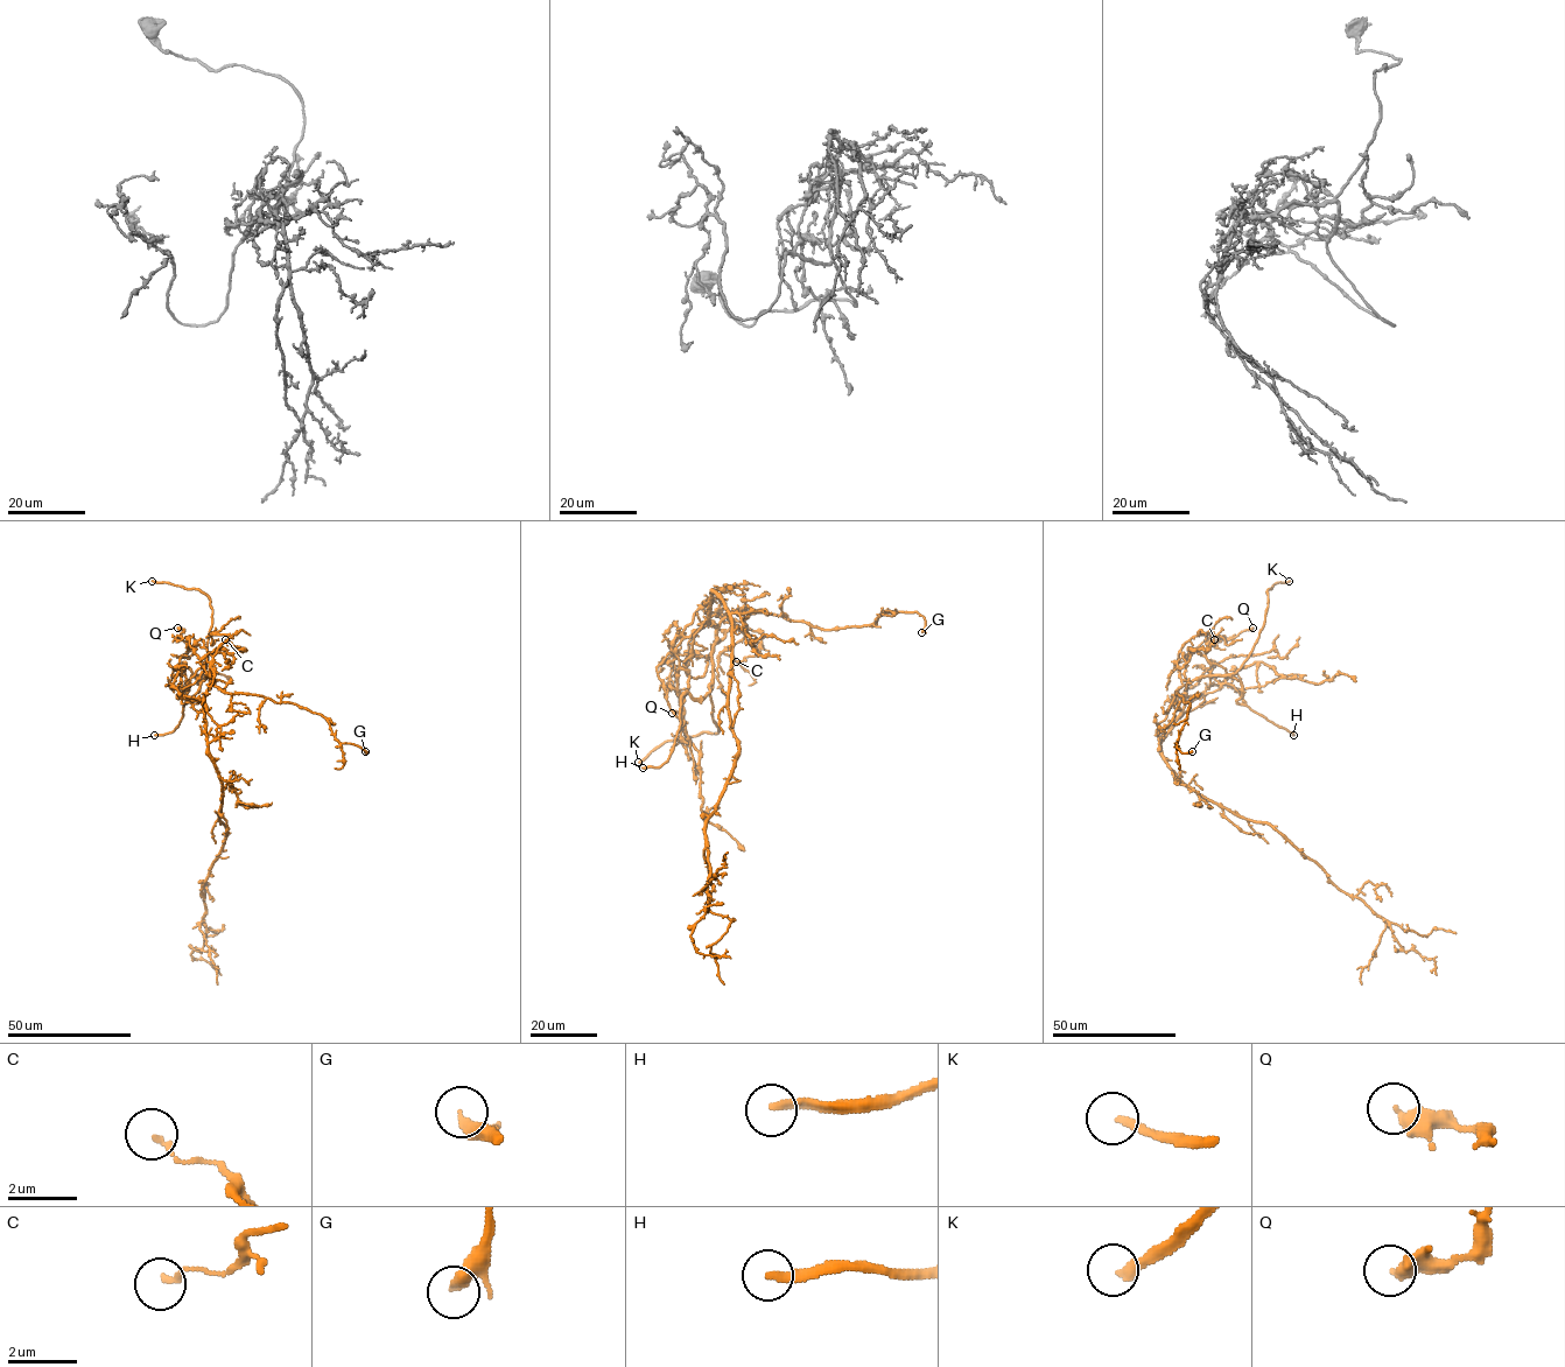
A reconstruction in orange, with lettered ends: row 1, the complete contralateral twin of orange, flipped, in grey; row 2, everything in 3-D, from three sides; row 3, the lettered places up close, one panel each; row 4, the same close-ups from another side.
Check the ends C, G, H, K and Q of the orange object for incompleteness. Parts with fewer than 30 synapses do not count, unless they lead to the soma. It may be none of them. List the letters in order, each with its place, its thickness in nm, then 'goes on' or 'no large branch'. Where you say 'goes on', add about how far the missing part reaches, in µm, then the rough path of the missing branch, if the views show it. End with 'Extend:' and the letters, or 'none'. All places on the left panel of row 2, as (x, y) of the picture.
C: at (225, 639); 160 nm thick; no large branch
G: at (365, 751); 320 nm thick; no large branch
H: at (154, 735); 240 nm thick; goes on; about 100 µm are missing; missing branch runs (154, 735), (138, 728), (130, 694), (116, 679), (113, 659), (97, 647), (81, 647), (85, 642), (104, 636)
K: at (152, 581); 280 nm thick; no large branch
Q: at (177, 628); 400 nm thick; no large branch
Extend: H

